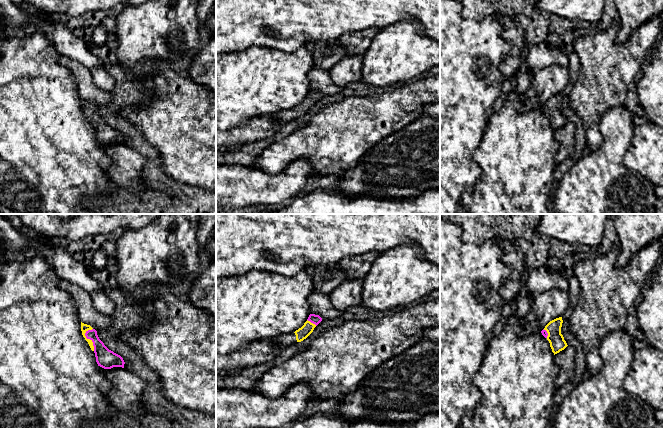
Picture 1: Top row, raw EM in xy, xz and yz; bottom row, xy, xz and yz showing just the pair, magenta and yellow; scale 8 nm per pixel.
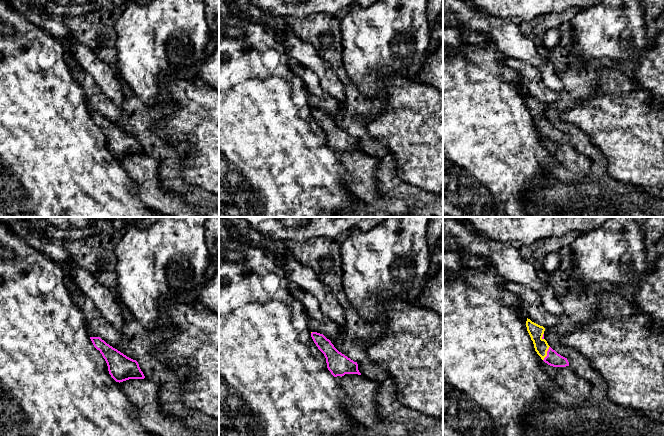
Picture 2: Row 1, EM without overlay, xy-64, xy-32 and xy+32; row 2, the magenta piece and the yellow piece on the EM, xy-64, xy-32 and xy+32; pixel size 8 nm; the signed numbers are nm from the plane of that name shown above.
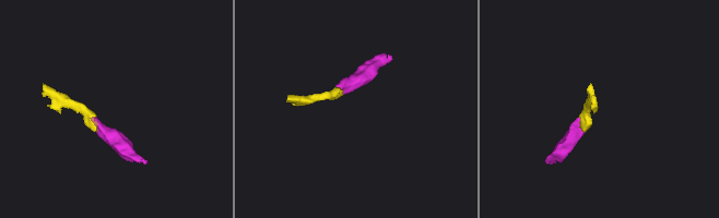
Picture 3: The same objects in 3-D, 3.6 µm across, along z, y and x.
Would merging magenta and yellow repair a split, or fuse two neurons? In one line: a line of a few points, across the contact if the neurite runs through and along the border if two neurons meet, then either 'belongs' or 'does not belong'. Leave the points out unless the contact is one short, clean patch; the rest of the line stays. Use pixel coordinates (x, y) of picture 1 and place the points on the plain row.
xy (105, 134), (102, 128), (88, 114), (84, 103) | belongs

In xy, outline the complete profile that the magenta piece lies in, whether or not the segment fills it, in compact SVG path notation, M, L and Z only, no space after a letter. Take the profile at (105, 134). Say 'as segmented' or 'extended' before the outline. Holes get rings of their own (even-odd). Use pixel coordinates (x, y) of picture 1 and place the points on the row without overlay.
extended; M81 98L81 107L91 126L95 129L98 142L104 145L111 145L113 143L124 144L125 138L123 134L109 126L104 121L104 119L99 115L95 105L93 105L90 101Z

